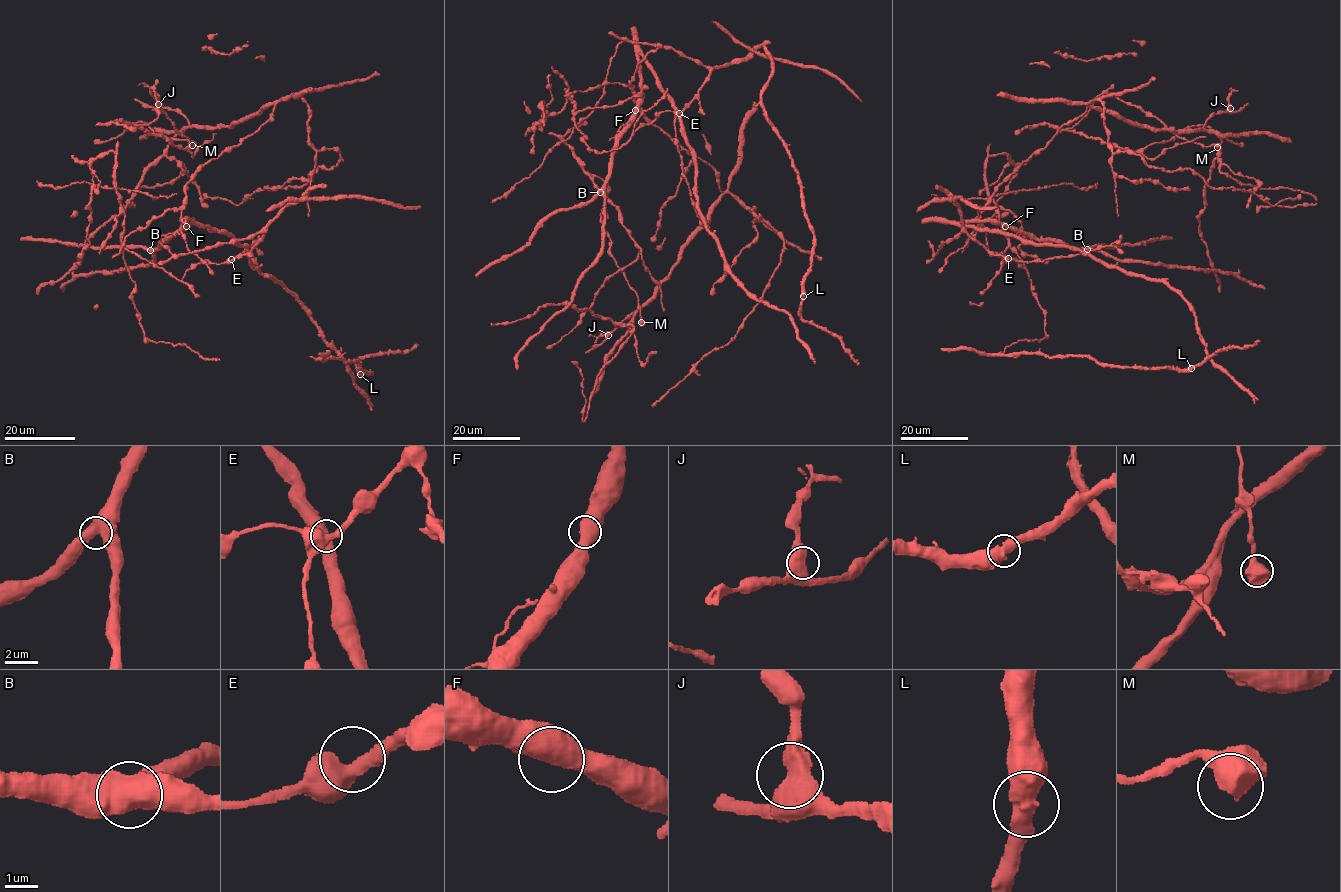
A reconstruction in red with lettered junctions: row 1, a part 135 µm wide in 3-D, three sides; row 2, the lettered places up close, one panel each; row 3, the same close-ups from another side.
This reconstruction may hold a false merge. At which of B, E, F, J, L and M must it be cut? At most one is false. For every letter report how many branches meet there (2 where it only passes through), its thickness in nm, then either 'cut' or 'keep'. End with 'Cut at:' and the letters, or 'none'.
B: 2 | 600 nm | keep
E: 2 | 500 nm | keep
F: 2 | 550 nm | keep
J: 2 | 600 nm | keep
L: 2 | 600 nm | keep
M: 2 | 600 nm | keep
Cut at: none

